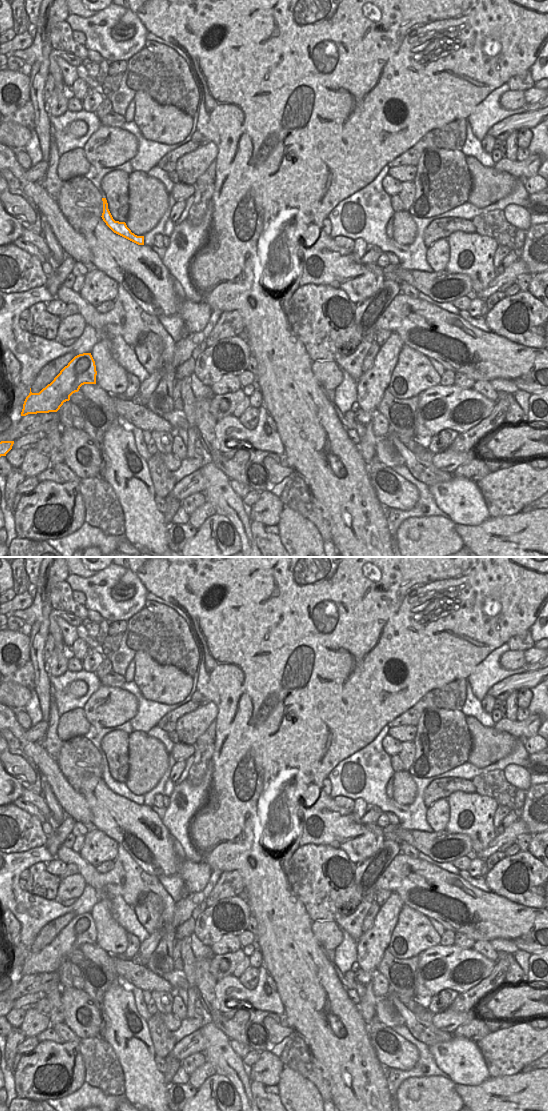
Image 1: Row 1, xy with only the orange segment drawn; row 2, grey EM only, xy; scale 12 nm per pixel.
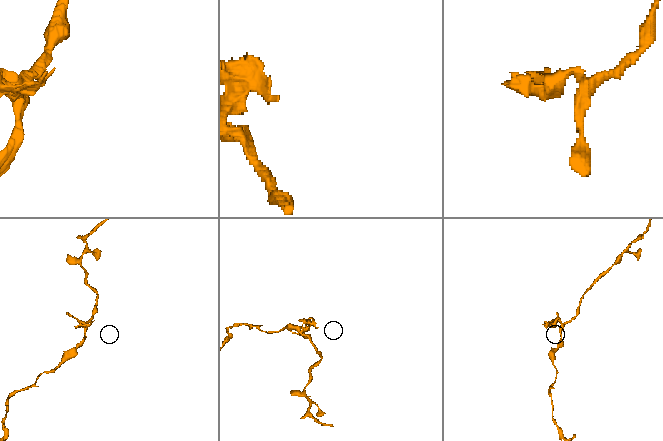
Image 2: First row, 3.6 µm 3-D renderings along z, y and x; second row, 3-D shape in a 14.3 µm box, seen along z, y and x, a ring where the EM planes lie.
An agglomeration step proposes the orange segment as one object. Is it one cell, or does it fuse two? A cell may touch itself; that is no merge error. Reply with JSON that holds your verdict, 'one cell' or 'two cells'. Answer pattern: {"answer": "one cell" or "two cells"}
{"answer": "two cells"}

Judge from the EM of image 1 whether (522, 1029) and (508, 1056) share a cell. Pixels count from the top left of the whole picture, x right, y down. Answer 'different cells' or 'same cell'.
same cell

